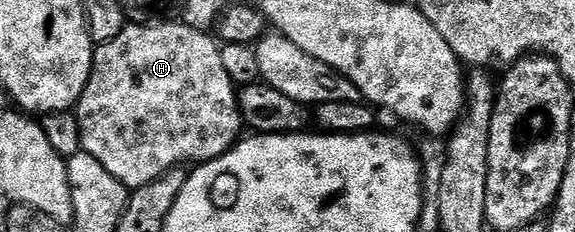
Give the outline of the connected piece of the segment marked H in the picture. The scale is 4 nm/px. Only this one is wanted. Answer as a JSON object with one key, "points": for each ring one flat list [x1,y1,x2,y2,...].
{"points":[[166,20,156,24,127,24,115,40,100,43,93,52,93,67,87,88,83,88,83,96,77,101,75,113,79,120,79,136,81,137,81,149,84,153,95,156,115,180,119,180,123,185,128,186,130,191,139,189,143,184,151,184,151,180,159,180,169,170,175,170,184,167,185,162,200,164,210,162,212,158,222,158,227,151,233,149,242,137,243,119,241,109,237,106,236,84,253,84,261,77,259,72,259,56,253,46,244,46,243,44,224,44,221,49,221,62,217,59,217,50,209,46,210,35,203,30,192,30,183,24,178,24,173,20]]}

